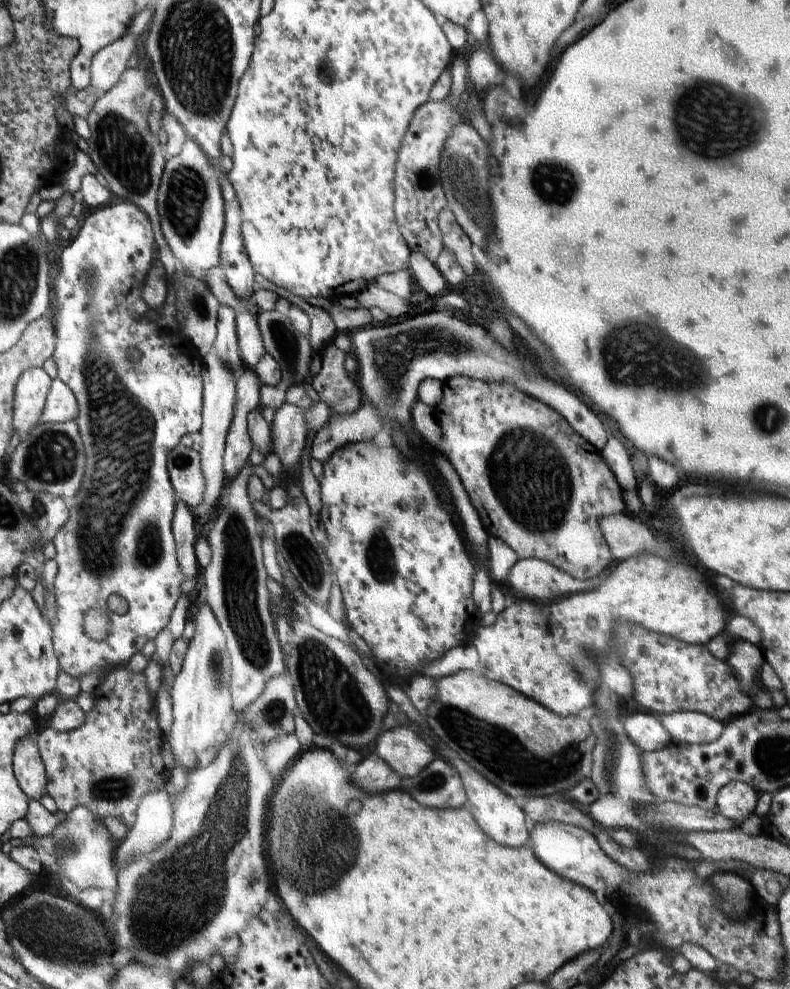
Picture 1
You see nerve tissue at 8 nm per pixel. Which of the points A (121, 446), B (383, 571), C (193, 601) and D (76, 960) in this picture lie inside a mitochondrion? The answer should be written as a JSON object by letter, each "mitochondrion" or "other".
{"A":"mitochondrion","B":"mitochondrion","C":"other","D":"mitochondrion"}

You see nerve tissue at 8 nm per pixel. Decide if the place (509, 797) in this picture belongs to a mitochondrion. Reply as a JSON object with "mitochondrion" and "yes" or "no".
{"mitochondrion":"no"}

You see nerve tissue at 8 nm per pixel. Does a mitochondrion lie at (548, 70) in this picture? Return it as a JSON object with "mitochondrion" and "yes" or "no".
{"mitochondrion":"no"}

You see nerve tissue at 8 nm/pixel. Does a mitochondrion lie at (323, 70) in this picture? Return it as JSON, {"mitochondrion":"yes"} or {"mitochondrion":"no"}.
{"mitochondrion":"no"}

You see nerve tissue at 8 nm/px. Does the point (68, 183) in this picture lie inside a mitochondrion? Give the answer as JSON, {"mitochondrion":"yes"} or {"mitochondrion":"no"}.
{"mitochondrion":"no"}

